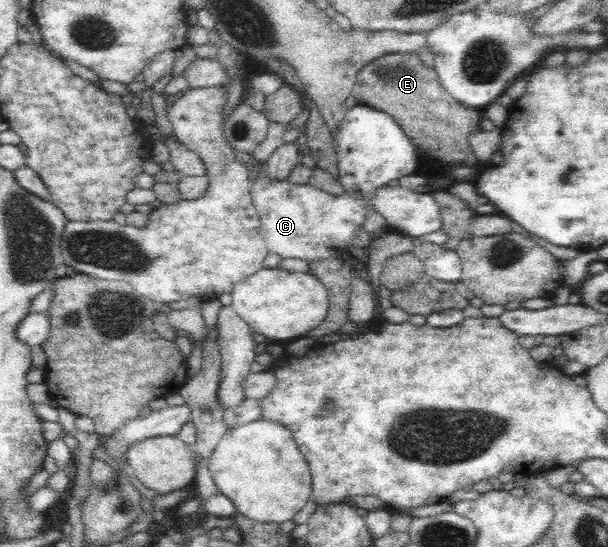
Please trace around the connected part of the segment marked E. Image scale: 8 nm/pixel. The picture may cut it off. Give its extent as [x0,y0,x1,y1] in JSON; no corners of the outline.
[357,53,483,181]

